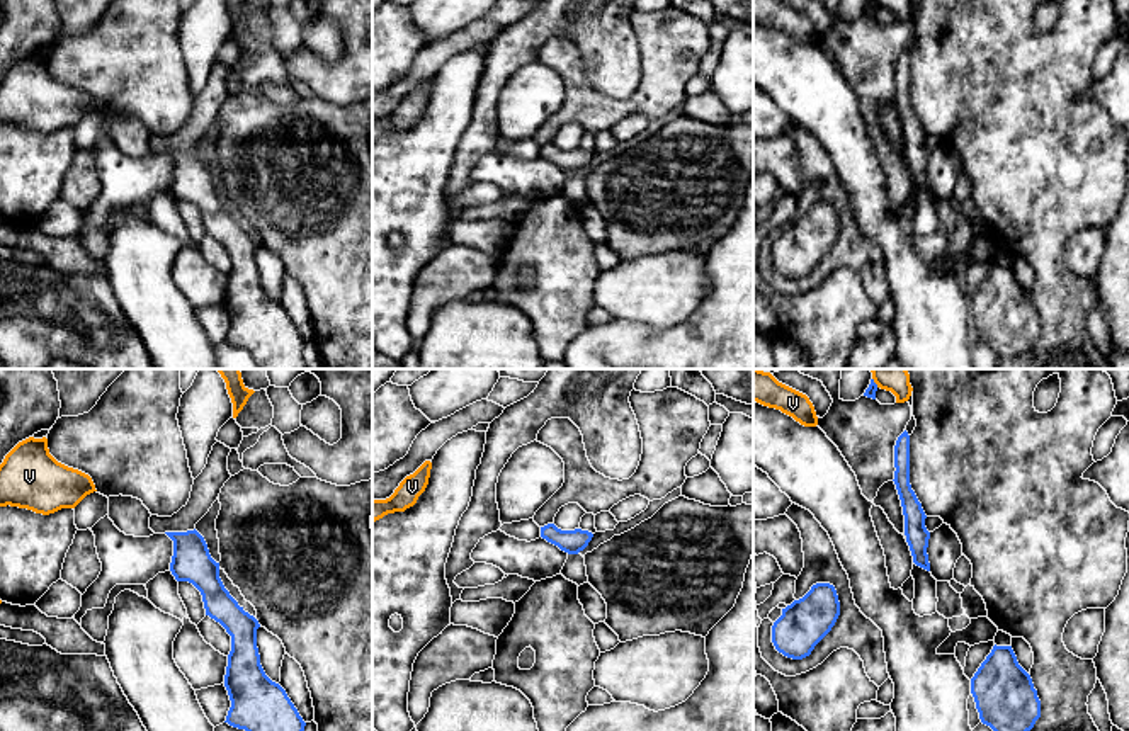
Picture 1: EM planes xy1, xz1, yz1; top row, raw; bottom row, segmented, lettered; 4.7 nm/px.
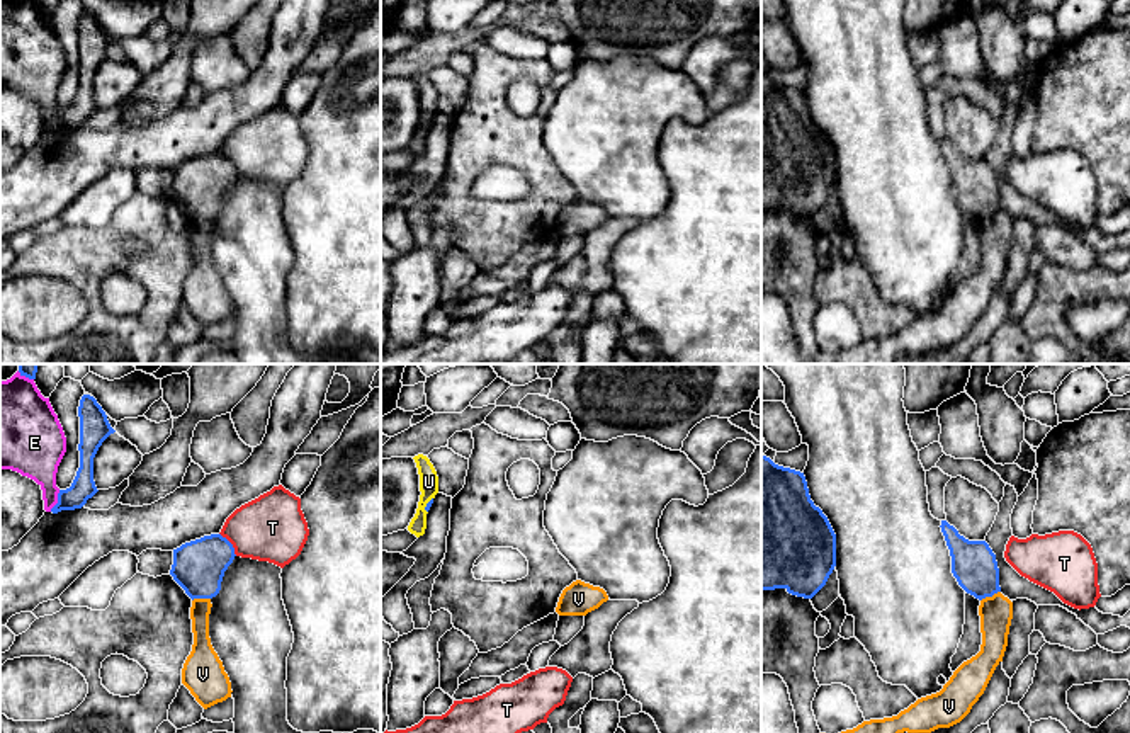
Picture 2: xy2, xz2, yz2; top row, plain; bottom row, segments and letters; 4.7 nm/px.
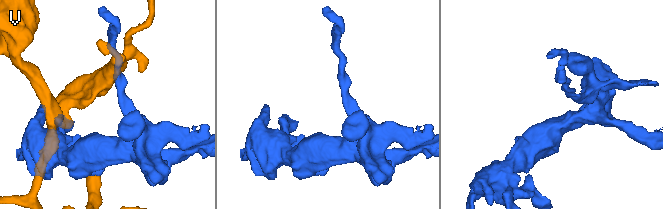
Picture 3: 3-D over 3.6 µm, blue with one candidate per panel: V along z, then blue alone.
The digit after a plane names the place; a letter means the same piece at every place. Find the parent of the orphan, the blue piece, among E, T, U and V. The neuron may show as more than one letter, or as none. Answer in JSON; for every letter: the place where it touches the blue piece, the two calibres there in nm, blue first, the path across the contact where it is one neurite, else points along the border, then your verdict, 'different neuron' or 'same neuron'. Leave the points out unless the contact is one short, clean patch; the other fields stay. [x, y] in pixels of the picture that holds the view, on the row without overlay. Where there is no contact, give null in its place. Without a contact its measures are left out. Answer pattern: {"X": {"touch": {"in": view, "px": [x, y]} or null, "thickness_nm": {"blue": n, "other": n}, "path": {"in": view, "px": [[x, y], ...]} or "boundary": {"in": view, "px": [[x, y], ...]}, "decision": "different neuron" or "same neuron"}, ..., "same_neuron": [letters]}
{"E": {"touch": {"in": "xy2", "px": [58, 119]}, "thickness_nm": {"blue": 120, "other": 240}, "decision": "different neuron"}, "T": {"touch": {"in": "xy2", "px": [231, 164]}, "thickness_nm": {"blue": 240, "other": 320}, "boundary": {"in": "xy2", "px": [[220, 152], [237, 174]]}, "decision": "different neuron"}, "U": {"touch": {"in": "xz2", "px": [427, 125]}, "thickness_nm": {"blue": 20, "other": 100}, "decision": "different neuron"}, "V": {"touch": {"in": "yz2", "px": [989, 215]}, "thickness_nm": {"blue": 220, "other": 160}, "decision": "same neuron"}, "same_neuron": ["V"]}

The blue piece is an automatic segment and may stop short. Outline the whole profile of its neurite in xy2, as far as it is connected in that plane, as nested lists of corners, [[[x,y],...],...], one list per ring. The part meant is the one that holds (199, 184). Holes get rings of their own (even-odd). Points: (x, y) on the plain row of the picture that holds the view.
[[[221,153],[204,155],[173,168],[173,184],[170,194],[192,218],[190,238],[194,264],[182,287],[182,303],[190,310],[190,313],[204,328],[226,320],[233,311],[223,281],[211,264],[209,233],[212,226],[211,218],[219,213],[224,190],[233,182],[234,175],[233,163]]]

